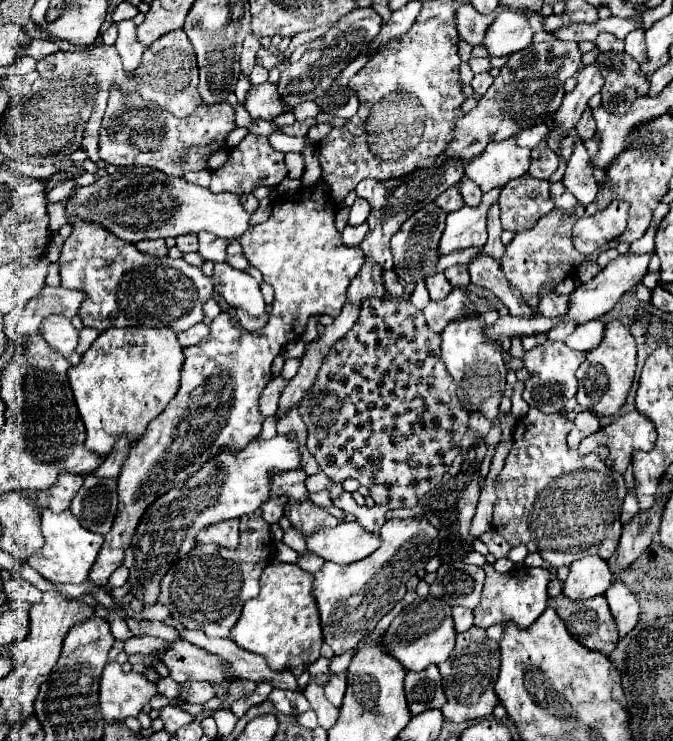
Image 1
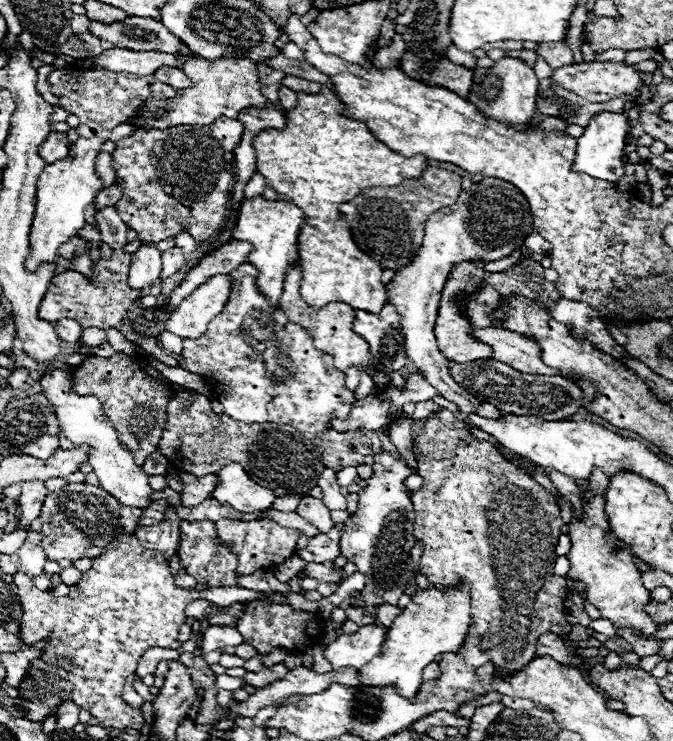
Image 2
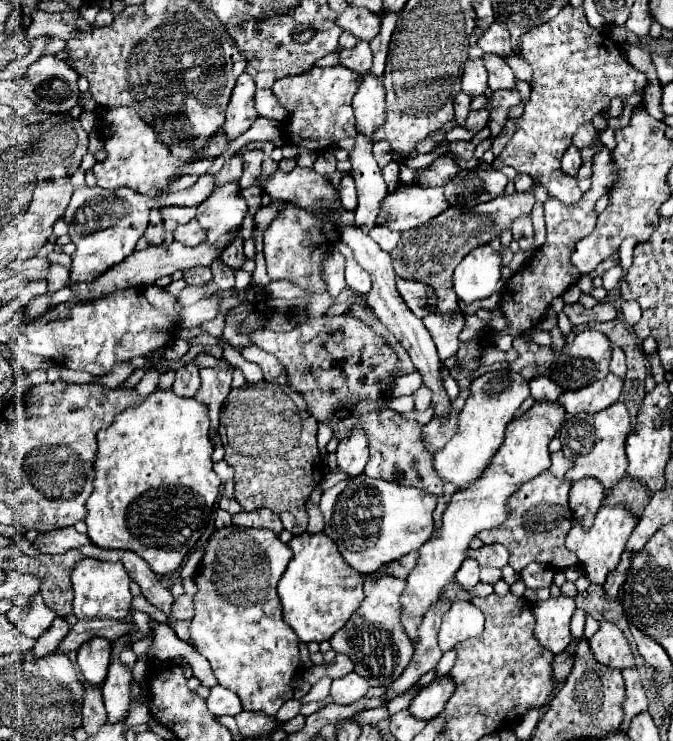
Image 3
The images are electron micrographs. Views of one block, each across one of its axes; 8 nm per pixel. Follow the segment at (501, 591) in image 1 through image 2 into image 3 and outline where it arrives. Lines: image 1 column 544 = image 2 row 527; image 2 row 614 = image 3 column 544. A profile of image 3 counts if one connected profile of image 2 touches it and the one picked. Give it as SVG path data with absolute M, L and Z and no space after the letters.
M568 596L550 598L532 606L532 614L536 618L534 634L538 642L544 644L544 648L548 648L552 654L562 654L572 642L570 618L574 610L574 598Z

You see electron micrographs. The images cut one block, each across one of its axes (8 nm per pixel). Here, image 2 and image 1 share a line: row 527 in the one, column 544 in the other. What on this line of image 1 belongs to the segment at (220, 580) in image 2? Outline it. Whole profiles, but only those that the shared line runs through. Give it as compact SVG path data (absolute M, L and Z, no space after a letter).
M520 178L506 184L500 192L500 220L504 230L522 232L536 224L536 220L552 210L548 196L548 180Z

